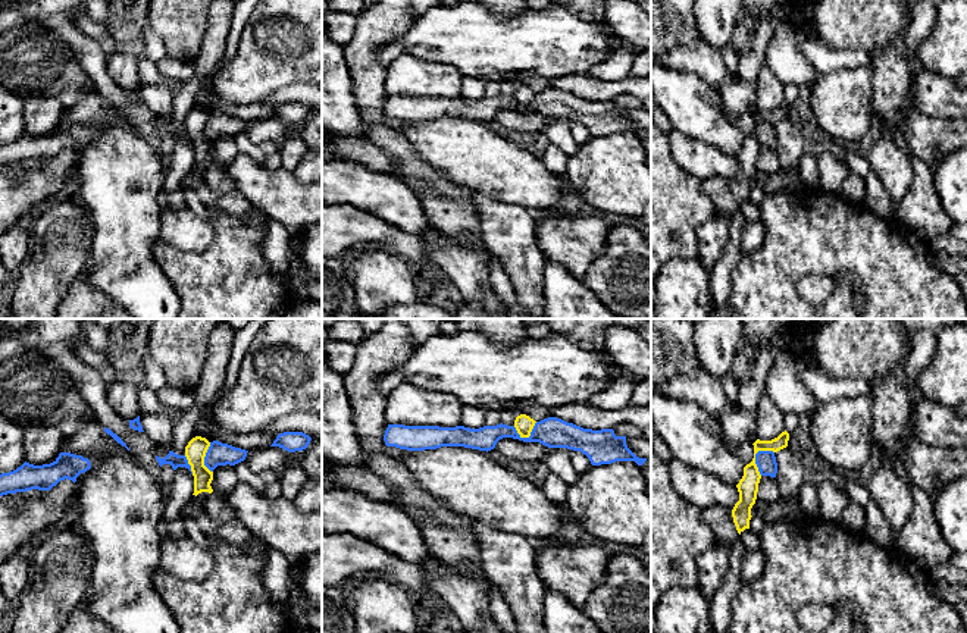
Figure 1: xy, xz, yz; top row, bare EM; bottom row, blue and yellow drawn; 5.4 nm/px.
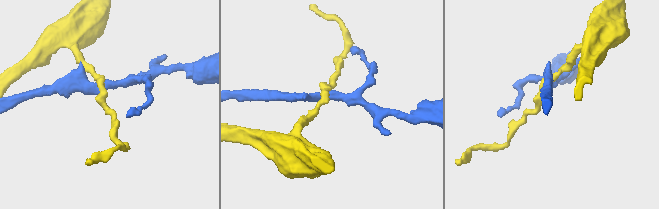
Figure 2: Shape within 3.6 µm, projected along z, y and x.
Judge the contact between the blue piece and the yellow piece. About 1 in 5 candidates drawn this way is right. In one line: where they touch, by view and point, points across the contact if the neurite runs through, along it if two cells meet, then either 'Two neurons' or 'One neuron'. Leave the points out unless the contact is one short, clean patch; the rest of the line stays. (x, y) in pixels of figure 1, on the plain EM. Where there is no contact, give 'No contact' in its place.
Touches blue at yz (756, 128). Boundary: yz (772, 121), (760, 121), (756, 125), (756, 137), (761, 146). Two neurons

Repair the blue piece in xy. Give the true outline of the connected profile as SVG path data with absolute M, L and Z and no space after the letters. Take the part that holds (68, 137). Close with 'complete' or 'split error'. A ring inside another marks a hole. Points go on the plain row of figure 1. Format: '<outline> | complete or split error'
M60 123L59 128L43 137L24 134L13 142L0 145L0 167L32 160L50 162L60 151L76 153L81 144L91 140L88 129L71 123Z | complete

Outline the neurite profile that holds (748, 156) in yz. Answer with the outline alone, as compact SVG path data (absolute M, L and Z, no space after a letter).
M785 101L777 109L772 112L760 112L757 110L754 116L754 129L749 135L744 138L744 147L736 156L739 163L739 172L735 175L732 181L733 194L736 197L738 204L741 206L745 200L749 200L749 191L751 191L751 179L755 175L757 163L758 163L758 154L761 150L761 145L758 142L758 138L755 135L755 125L758 122L773 122L777 123L788 117L789 104Z

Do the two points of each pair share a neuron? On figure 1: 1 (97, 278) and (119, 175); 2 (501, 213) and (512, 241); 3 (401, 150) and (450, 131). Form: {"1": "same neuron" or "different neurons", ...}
{"1": "same neuron", "2": "same neuron", "3": "different neurons"}

